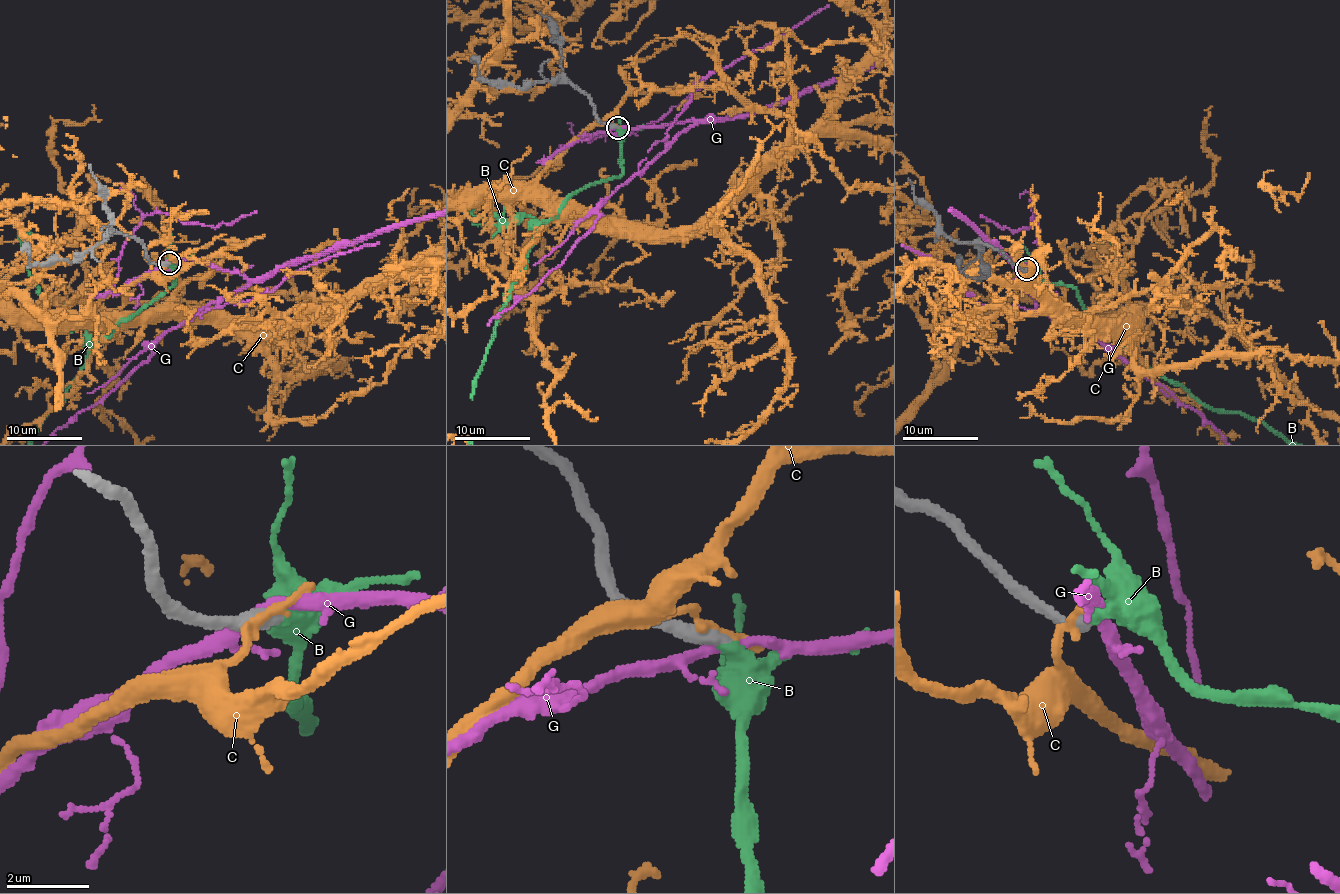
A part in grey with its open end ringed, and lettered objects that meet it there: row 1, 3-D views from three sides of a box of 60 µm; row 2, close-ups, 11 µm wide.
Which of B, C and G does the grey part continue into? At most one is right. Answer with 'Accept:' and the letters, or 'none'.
Accept: B

